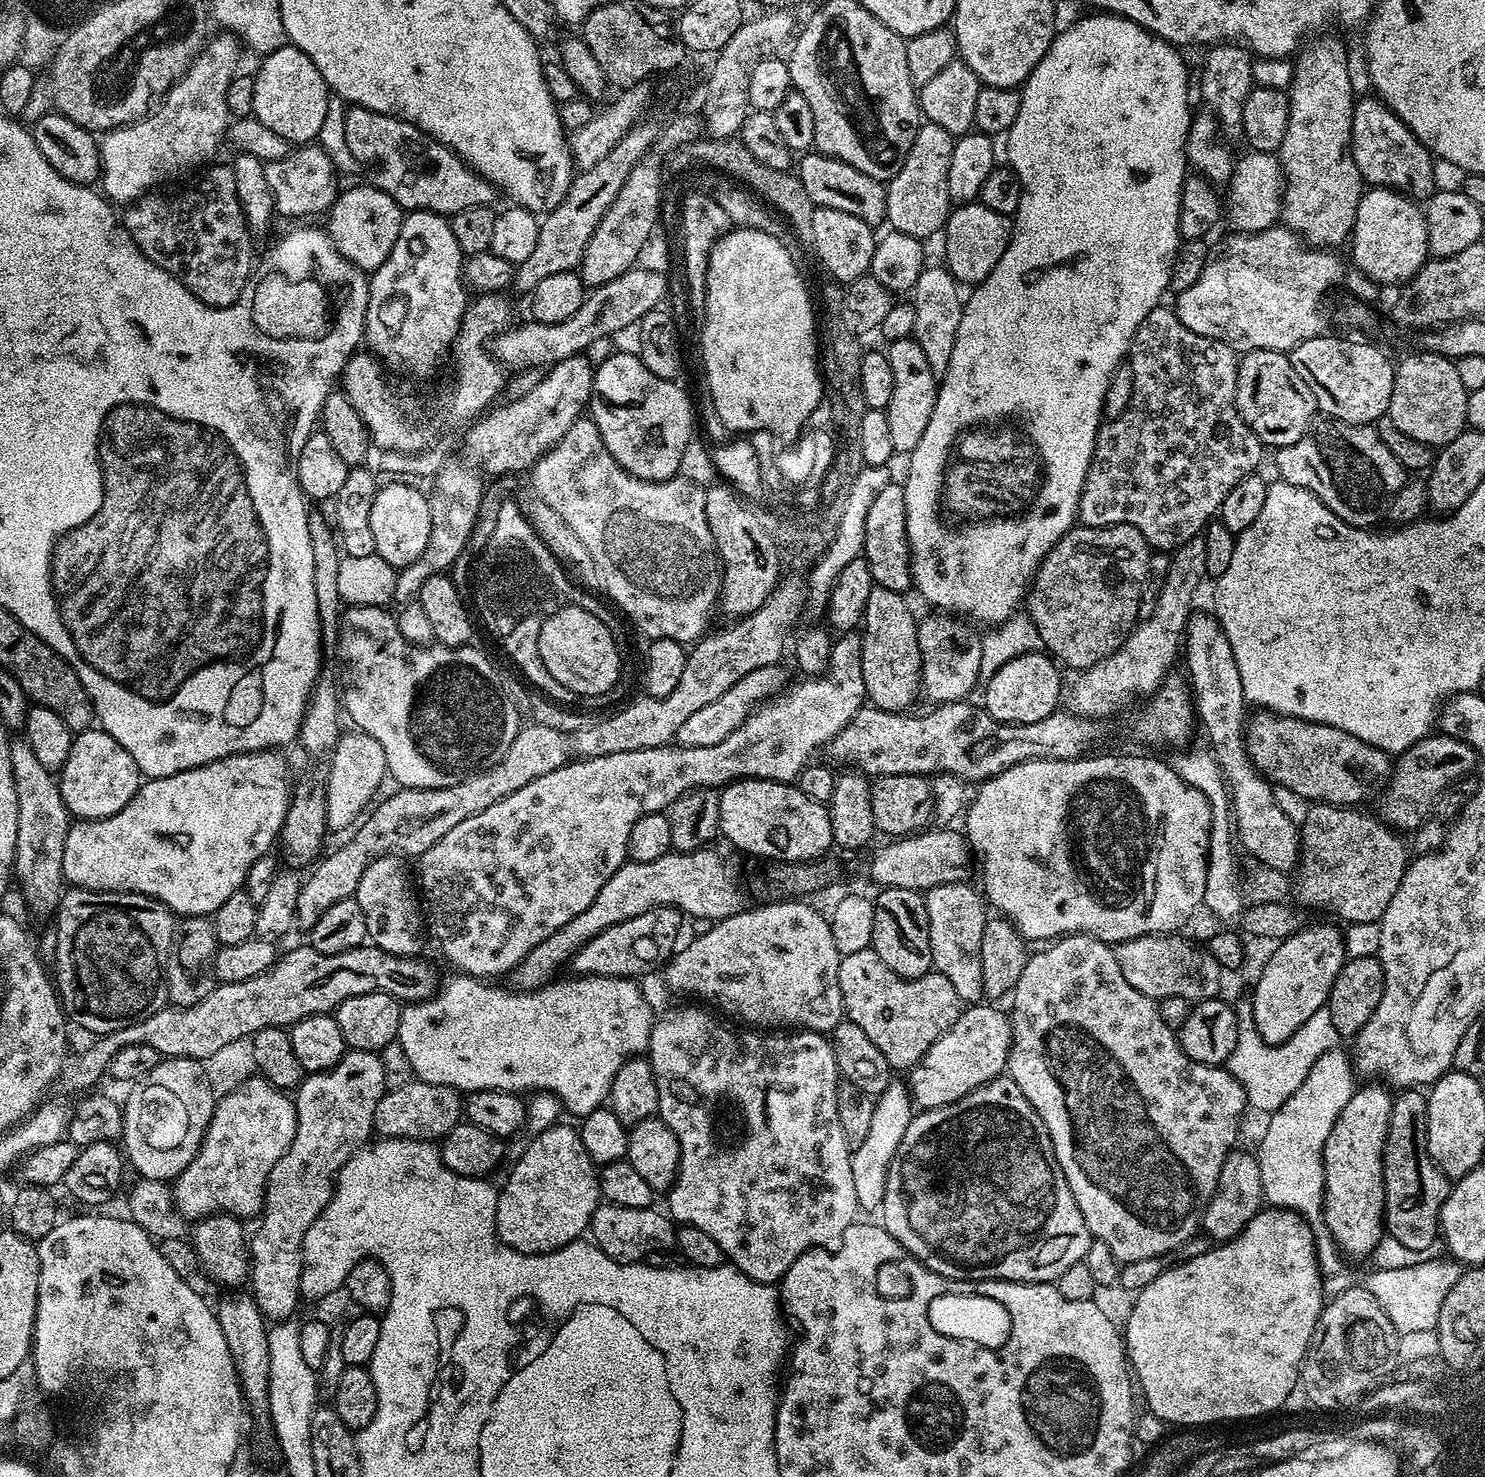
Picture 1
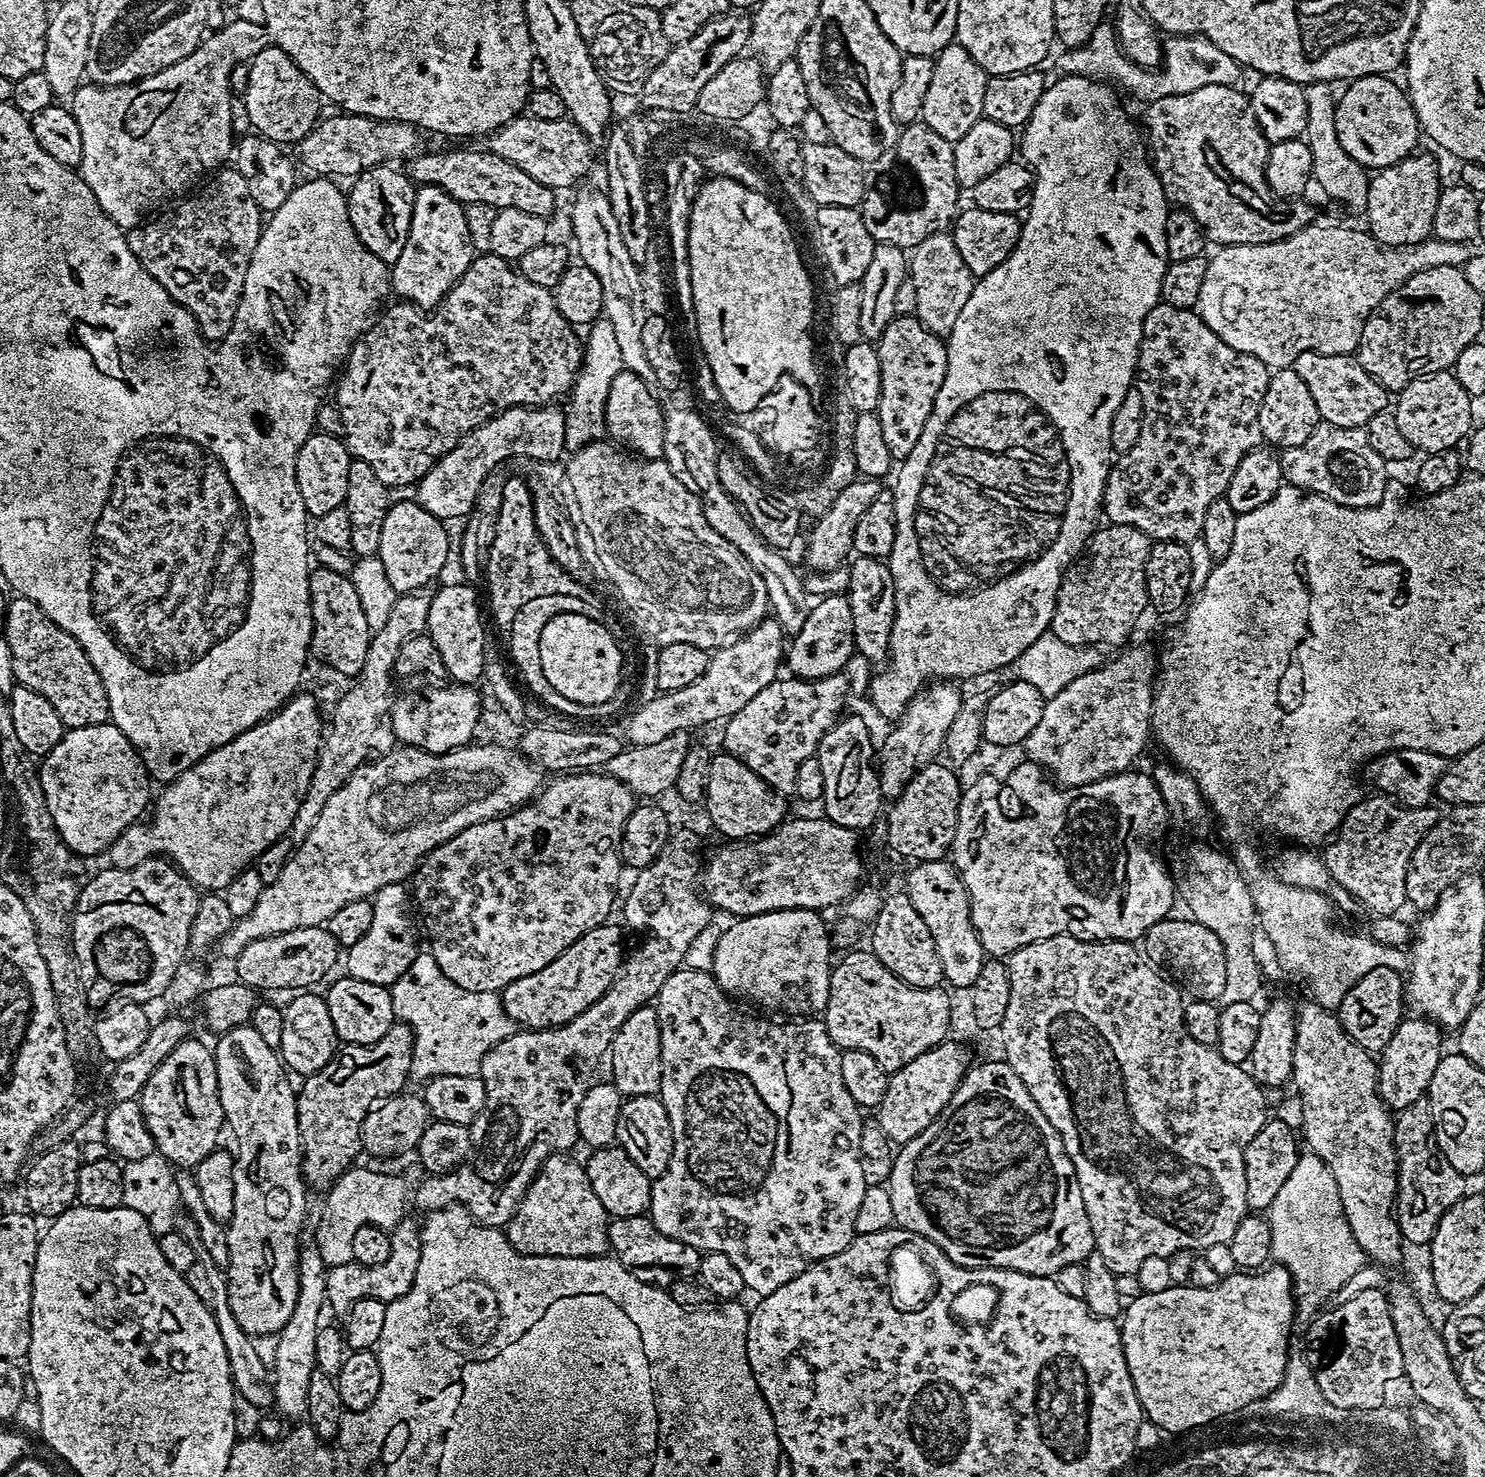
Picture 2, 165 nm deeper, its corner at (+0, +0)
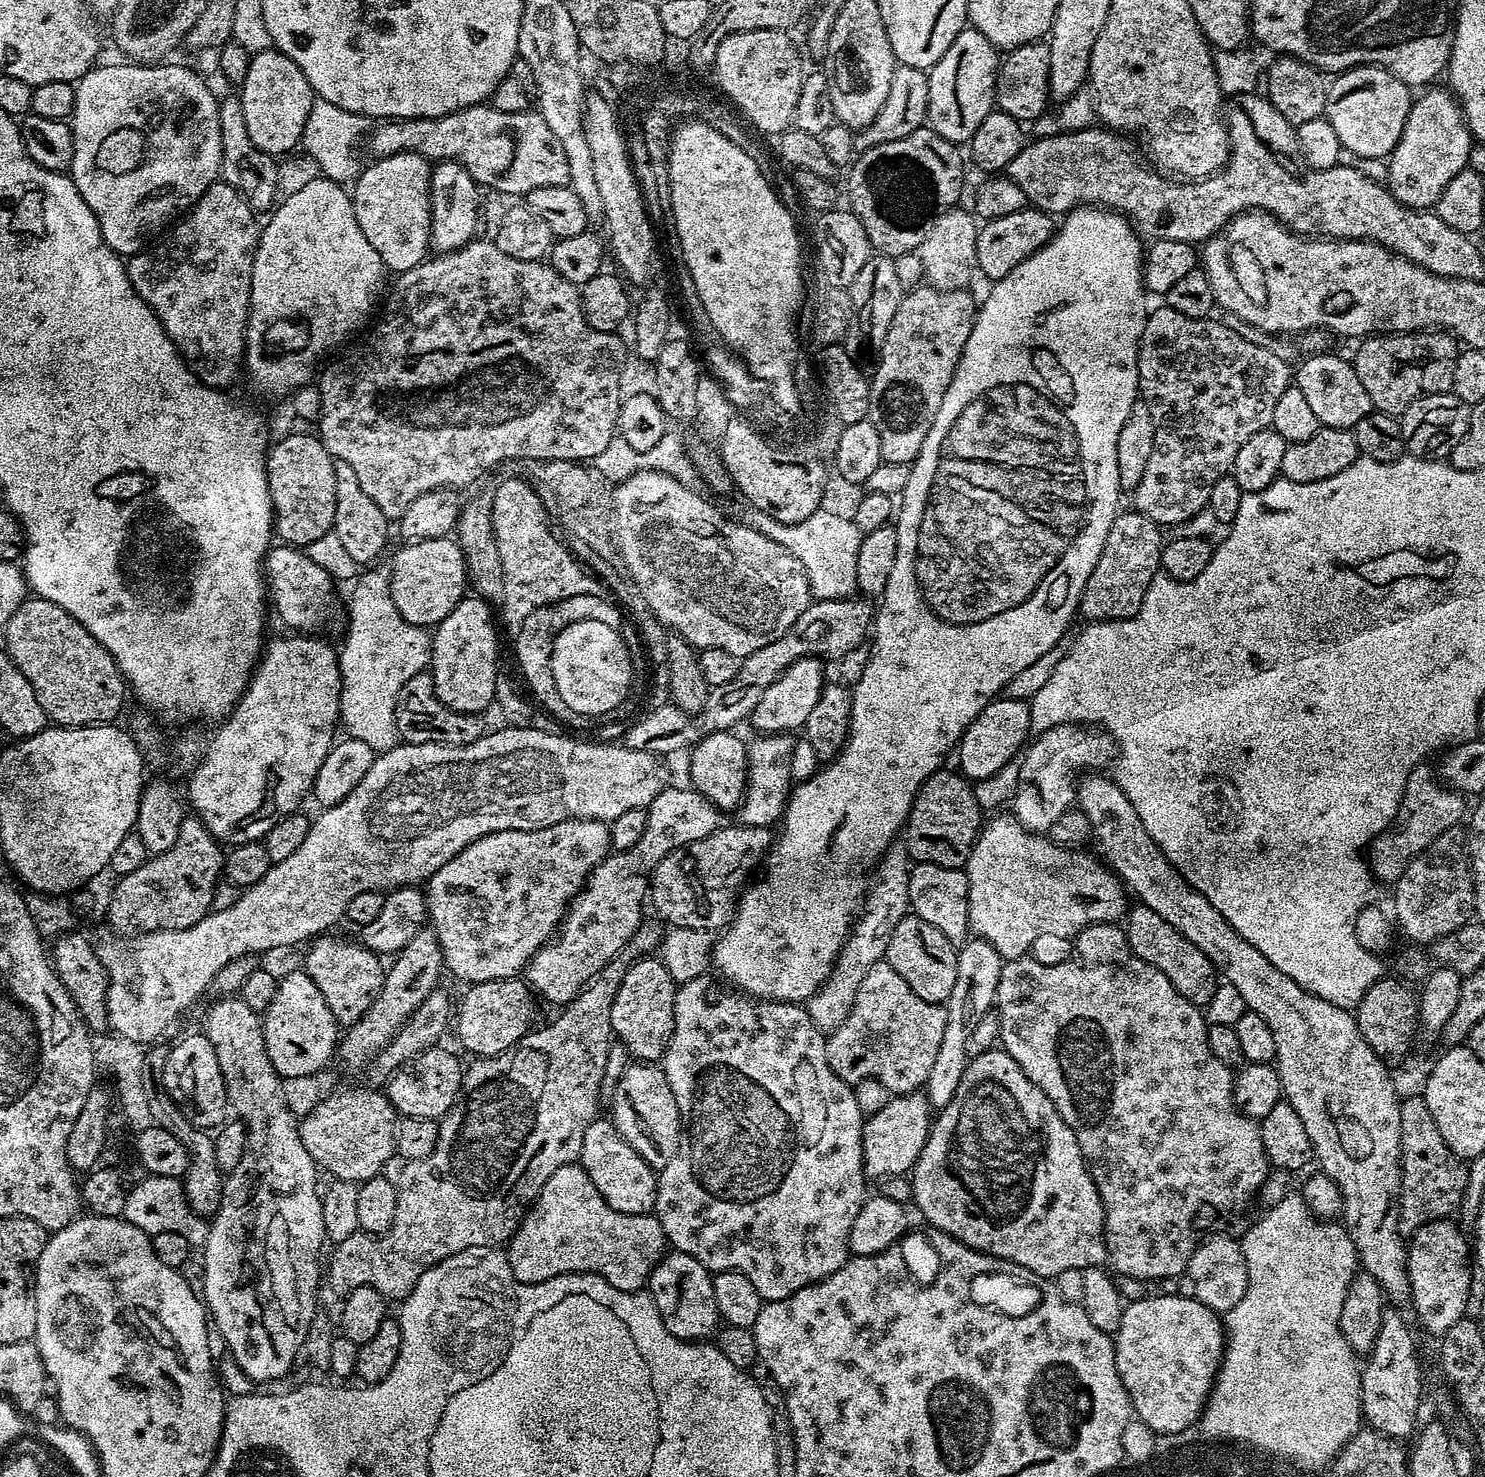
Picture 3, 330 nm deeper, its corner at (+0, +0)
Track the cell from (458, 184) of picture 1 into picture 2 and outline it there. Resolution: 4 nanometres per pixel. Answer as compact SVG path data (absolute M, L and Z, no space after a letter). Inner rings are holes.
M452 148L449 152L425 150L407 161L406 175L413 185L438 186L446 190L450 198L465 206L485 204L497 210L513 208L526 214L548 218L551 217L552 207L556 204L557 193L553 189L534 182L534 178L530 178L526 170L518 170L518 166L506 162L506 158L487 150L481 152L475 152L472 148Z

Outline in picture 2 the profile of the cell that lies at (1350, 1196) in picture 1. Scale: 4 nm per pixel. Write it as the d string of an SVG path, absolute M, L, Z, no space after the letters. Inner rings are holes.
M1423 1018L1401 1019L1394 1030L1390 1042L1386 1042L1383 1052L1378 1056L1376 1070L1376 1088L1389 1109L1399 1110L1410 1106L1410 1102L1425 1099L1430 1078L1434 1078L1434 1070L1438 1070L1438 1062L1442 1055L1440 1035L1442 1030L1432 1020Z

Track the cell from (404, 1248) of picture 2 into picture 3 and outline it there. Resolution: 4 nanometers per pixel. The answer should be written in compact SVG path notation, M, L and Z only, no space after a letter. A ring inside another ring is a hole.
M648 922L641 923L640 927L637 928L636 932L633 933L624 946L622 956L626 959L615 958L598 969L589 978L588 983L584 985L582 991L570 1003L563 1005L561 1012L564 1013L553 1024L548 1024L545 1028L538 1029L539 1027L537 1027L535 1030L529 1031L518 1043L511 1044L509 1048L502 1050L496 1056L481 1056L473 1059L471 1061L473 1063L472 1065L467 1065L464 1073L464 1083L462 1085L462 1108L464 1104L464 1117L461 1118L460 1125L456 1128L456 1124L452 1121L452 1118L445 1119L440 1124L440 1137L438 1138L434 1151L426 1158L409 1160L403 1165L404 1169L400 1172L400 1180L397 1179L395 1181L396 1213L394 1214L394 1222L388 1232L384 1232L380 1236L370 1236L367 1232L357 1230L351 1232L350 1235L344 1240L339 1241L333 1247L336 1249L333 1250L332 1257L326 1260L326 1284L328 1280L329 1286L334 1291L340 1292L339 1294L353 1292L358 1286L370 1286L374 1290L381 1292L389 1301L400 1302L403 1301L408 1293L414 1290L418 1278L422 1278L422 1274L426 1269L432 1268L435 1264L439 1264L440 1261L445 1260L448 1256L457 1256L459 1252L469 1250L492 1250L511 1240L512 1235L520 1227L520 1221L524 1219L528 1209L535 1204L536 1196L542 1190L542 1186L546 1186L546 1178L550 1178L550 1174L554 1174L554 1170L558 1170L567 1164L577 1163L580 1159L582 1138L586 1138L586 1126L597 1119L598 1116L598 1112L596 1112L596 1098L600 1098L602 1094L600 1091L600 1083L606 1070L608 1052L612 1049L614 1043L612 1023L610 1022L610 1010L614 1006L614 998L618 994L620 983L624 977L625 970L629 966L629 962L635 962L647 957L659 949L662 928L659 923L656 924L648 924Z

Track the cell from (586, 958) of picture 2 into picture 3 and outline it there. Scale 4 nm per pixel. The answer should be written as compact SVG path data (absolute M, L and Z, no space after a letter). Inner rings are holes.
M523 979L491 980L471 985L467 990L469 992L460 1004L460 1013L457 1016L455 1013L454 1026L456 1022L461 1046L473 1052L473 1057L496 1056L511 1044L518 1043L533 1027L532 1015L536 1012L537 1001L531 987Z

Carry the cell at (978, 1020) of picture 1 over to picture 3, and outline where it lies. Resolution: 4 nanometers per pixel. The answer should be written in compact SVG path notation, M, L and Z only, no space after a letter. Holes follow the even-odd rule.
M923 1091L889 1095L886 1106L864 1120L862 1154L865 1177L902 1176L911 1173L934 1127L932 1115L934 1109Z

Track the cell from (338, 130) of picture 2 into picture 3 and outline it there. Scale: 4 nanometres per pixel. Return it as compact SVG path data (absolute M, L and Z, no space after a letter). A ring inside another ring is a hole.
M487 103L472 104L445 116L418 116L415 120L384 118L372 132L373 157L393 156L399 152L417 152L429 162L453 160L471 174L477 185L493 188L496 192L509 192L512 196L533 192L535 188L562 188L569 183L568 163L564 147L546 126L539 111L499 112Z

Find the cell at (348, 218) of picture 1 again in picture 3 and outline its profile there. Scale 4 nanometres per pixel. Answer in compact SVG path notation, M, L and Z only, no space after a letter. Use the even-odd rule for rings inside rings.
M399 152L393 156L379 157L364 173L355 177L356 189L351 189L352 218L366 234L368 247L376 251L376 257L382 261L389 273L399 274L414 266L423 264L430 252L430 197L428 181L432 179L429 161L422 159L417 152Z

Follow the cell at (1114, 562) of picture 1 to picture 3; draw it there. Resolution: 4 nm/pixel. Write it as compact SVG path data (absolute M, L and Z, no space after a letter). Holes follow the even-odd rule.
M1129 510L1121 511L1114 518L1110 526L1110 534L1106 534L1106 542L1102 546L1102 554L1086 582L1086 586L1080 595L1079 615L1085 616L1085 621L1099 622L1102 620L1129 620L1133 614L1140 608L1140 603L1144 601L1146 590L1150 582L1161 571L1160 567L1160 549L1162 539L1160 540L1161 525L1156 524L1150 518L1146 518L1140 512Z

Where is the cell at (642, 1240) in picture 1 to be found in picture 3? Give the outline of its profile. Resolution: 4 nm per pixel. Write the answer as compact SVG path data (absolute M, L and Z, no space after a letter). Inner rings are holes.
M675 1250L665 1251L648 1275L646 1291L651 1296L666 1330L679 1340L703 1341L717 1331L720 1311L714 1302L713 1273L698 1258Z

